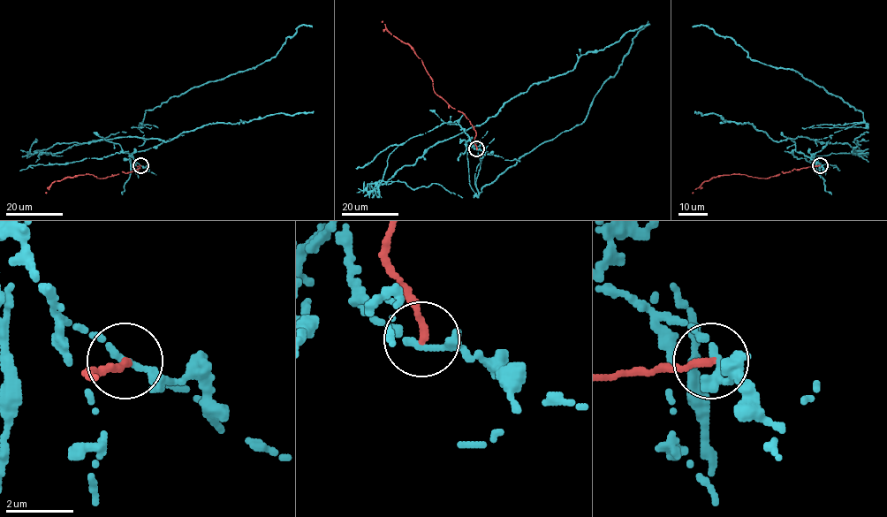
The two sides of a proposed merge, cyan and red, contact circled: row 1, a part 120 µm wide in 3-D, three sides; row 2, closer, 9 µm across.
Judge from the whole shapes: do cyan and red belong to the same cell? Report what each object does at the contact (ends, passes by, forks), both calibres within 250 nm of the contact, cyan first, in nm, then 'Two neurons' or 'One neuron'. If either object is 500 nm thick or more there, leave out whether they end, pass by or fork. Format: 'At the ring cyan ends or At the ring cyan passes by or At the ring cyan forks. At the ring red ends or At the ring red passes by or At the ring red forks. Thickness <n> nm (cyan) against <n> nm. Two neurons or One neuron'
At the ring cyan passes by. At the ring red ends. Thickness 170 nm (cyan) against 200 nm. Two neurons

